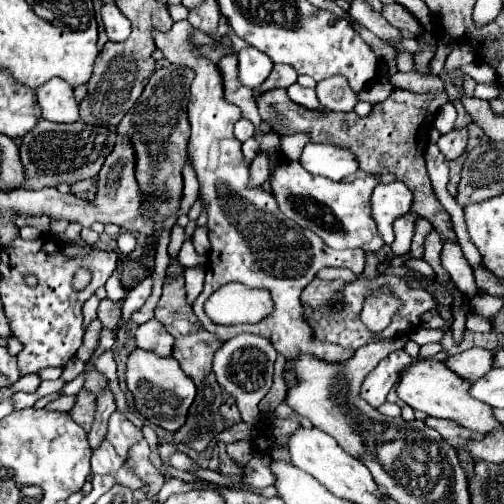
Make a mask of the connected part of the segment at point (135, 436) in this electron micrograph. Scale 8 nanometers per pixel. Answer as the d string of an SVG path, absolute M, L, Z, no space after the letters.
M114 412L110 416L110 422L108 422L108 434L106 434L106 440L116 448L116 452L126 458L128 456L128 450L142 442L144 436L142 436L142 430L136 428L122 412Z

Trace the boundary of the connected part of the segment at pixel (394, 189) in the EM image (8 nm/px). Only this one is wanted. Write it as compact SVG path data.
M402 182L392 184L378 184L370 194L370 214L376 222L380 238L384 238L386 244L394 242L392 222L394 218L410 212L412 204L412 192Z

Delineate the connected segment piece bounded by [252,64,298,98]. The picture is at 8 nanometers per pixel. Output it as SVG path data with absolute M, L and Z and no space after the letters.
M274 64L274 68L272 68L270 76L266 78L266 82L264 82L260 88L256 88L256 90L252 92L252 96L258 98L260 94L264 94L264 92L268 92L268 90L274 90L274 88L288 88L290 84L296 82L296 78L298 78L298 74L296 74L294 66Z

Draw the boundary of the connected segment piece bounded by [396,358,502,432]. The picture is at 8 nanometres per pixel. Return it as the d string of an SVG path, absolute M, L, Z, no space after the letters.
M430 358L430 360L414 360L408 368L404 368L400 372L396 392L398 392L400 400L404 400L414 410L424 412L426 416L450 418L450 420L456 420L458 424L462 424L462 426L466 426L470 430L476 430L476 432L490 432L490 430L502 426L492 416L492 408L488 404L484 404L484 402L474 400L468 394L468 388L470 388L468 380L462 380L452 370L448 370L442 362Z

